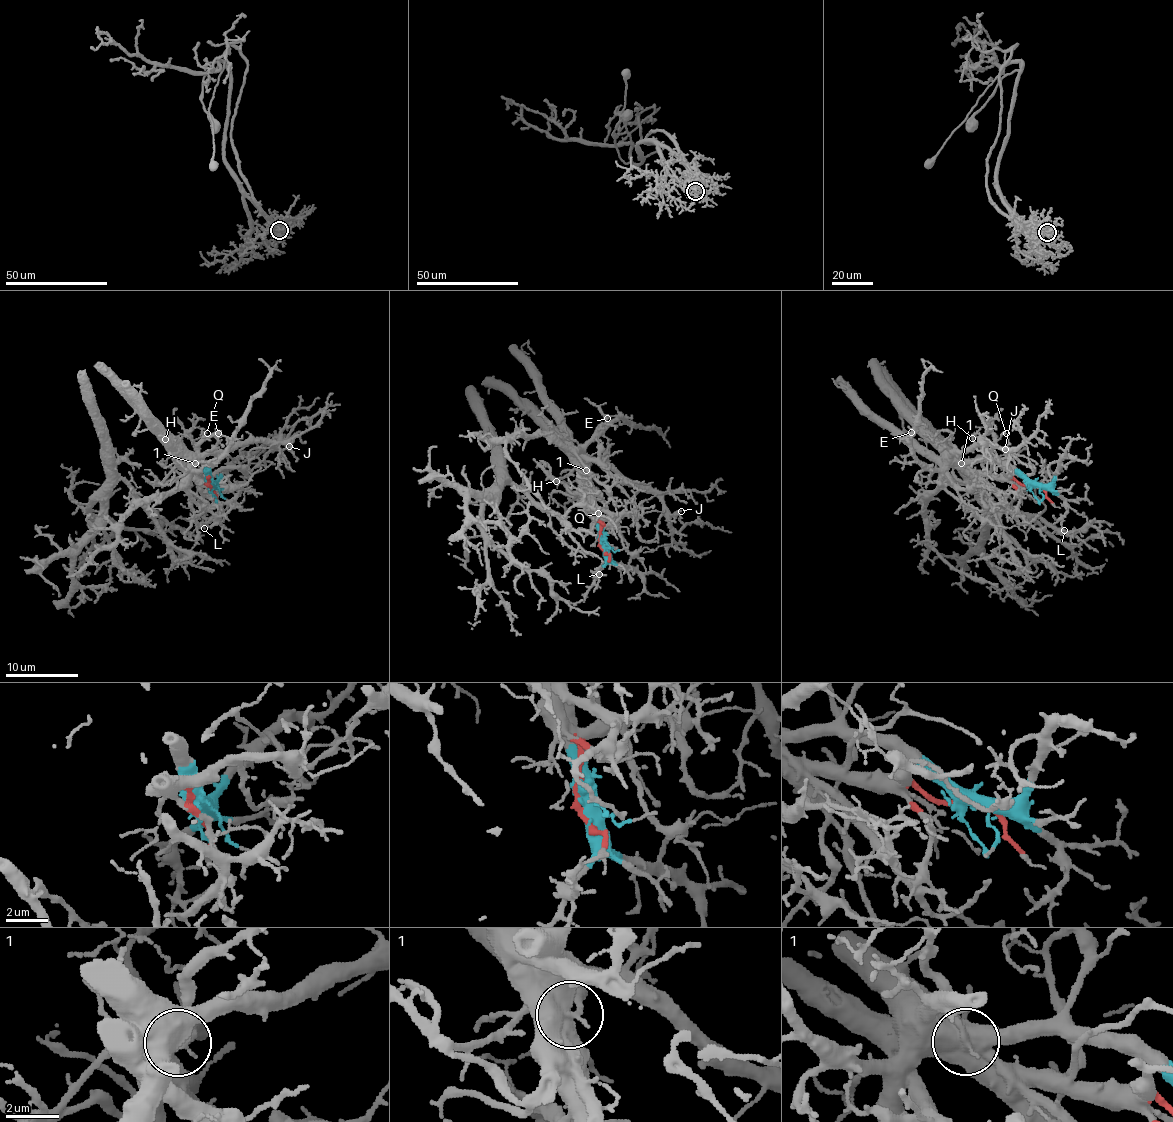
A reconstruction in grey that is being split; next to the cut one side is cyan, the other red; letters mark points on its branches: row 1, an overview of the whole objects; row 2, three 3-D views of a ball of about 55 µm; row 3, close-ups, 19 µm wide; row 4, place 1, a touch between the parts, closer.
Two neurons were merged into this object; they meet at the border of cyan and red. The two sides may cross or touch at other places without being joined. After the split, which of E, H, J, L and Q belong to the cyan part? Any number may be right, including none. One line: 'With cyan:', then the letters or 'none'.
With cyan: E, J, L, Q

